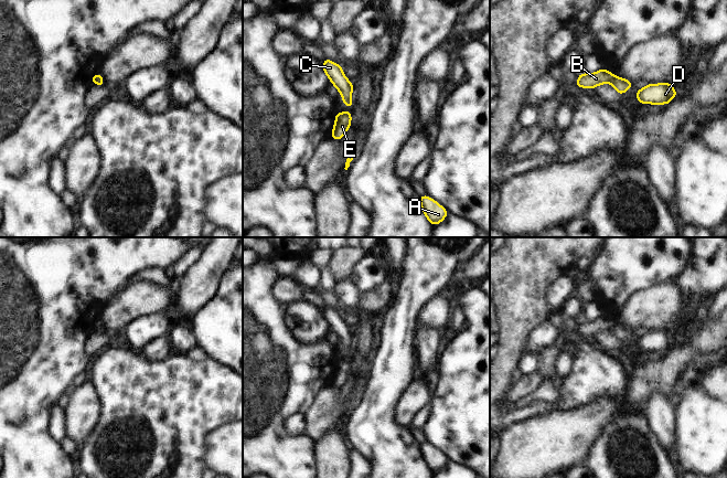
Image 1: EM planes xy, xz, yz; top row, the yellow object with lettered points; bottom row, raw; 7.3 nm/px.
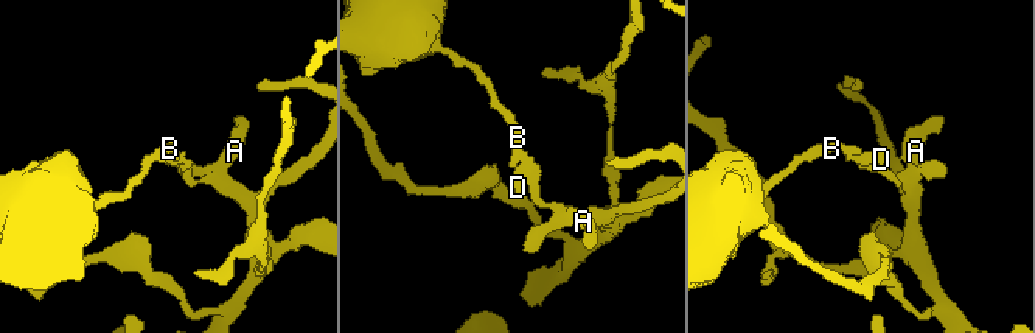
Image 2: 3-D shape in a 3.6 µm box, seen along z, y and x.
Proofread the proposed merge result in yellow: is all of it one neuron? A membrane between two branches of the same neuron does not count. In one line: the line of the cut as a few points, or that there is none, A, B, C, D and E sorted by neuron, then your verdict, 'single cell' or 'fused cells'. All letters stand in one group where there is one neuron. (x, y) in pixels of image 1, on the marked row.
cut yz (616, 77), (610, 82); groups A D E / B C; fused cells

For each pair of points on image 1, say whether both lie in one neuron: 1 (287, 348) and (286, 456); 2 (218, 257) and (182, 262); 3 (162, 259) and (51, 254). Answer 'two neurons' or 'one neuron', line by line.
1: one neuron
2: two neurons
3: one neuron

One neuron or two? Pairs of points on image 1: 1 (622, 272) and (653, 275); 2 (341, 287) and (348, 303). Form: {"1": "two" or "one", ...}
{"1": "one", "2": "one"}

